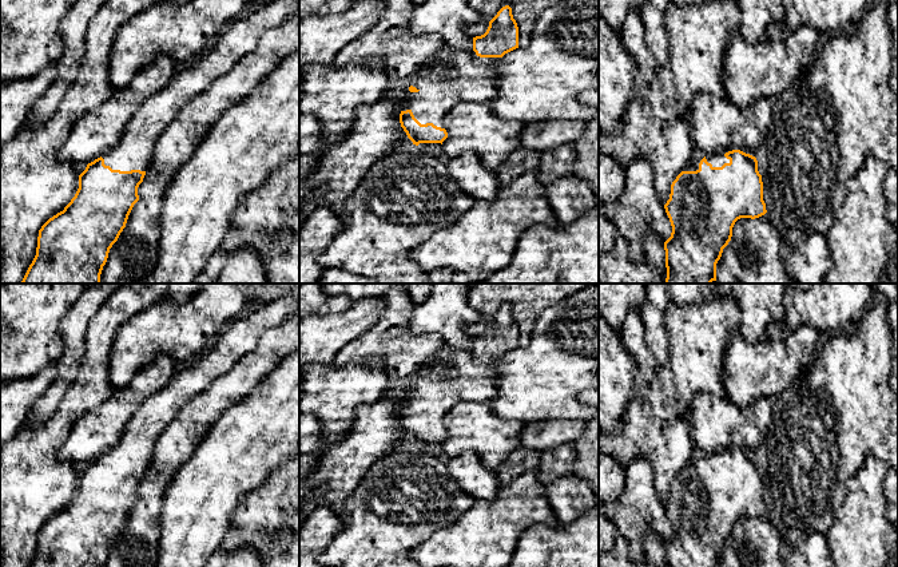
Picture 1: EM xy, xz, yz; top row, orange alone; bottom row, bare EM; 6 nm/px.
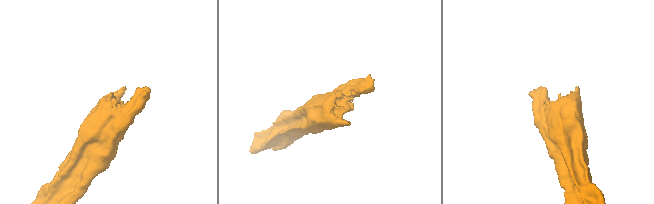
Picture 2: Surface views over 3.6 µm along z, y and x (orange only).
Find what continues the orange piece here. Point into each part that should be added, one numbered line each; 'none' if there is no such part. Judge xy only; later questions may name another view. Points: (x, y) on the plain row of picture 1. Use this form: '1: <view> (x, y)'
1: xy (135, 449)

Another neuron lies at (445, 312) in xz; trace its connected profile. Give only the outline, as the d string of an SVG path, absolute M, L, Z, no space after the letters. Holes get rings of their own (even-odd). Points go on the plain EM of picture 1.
M433 284L428 298L414 306L410 317L410 329L417 334L438 334L453 349L472 350L473 337L465 332L465 326L481 321L481 316L468 302L469 286L469 284Z

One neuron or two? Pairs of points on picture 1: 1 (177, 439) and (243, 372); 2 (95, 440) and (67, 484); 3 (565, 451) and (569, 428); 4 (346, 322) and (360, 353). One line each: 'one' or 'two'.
1: one
2: two
3: two
4: two

